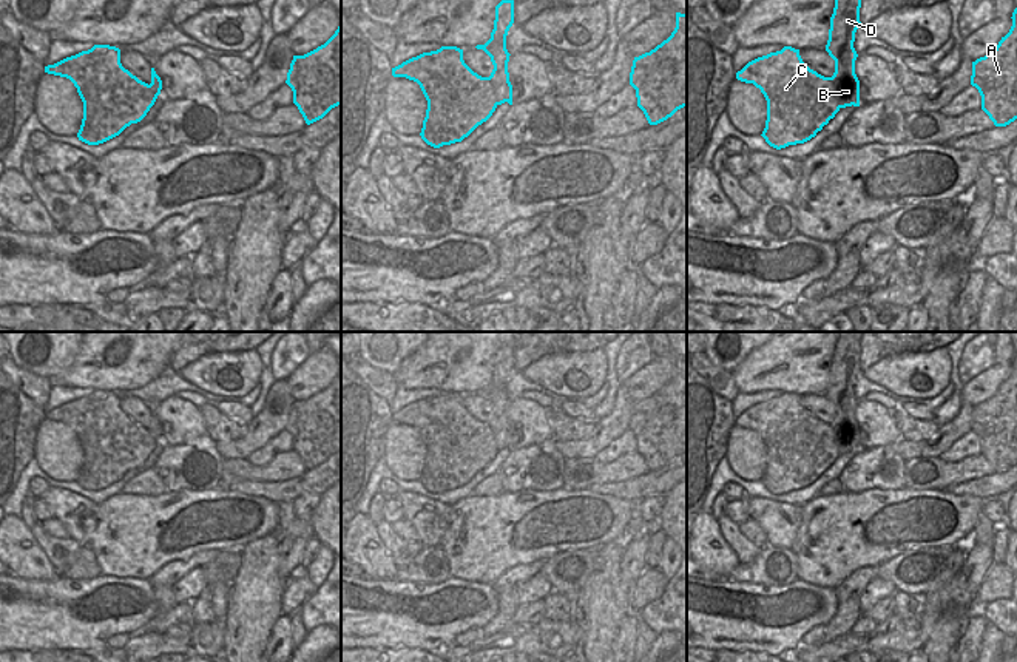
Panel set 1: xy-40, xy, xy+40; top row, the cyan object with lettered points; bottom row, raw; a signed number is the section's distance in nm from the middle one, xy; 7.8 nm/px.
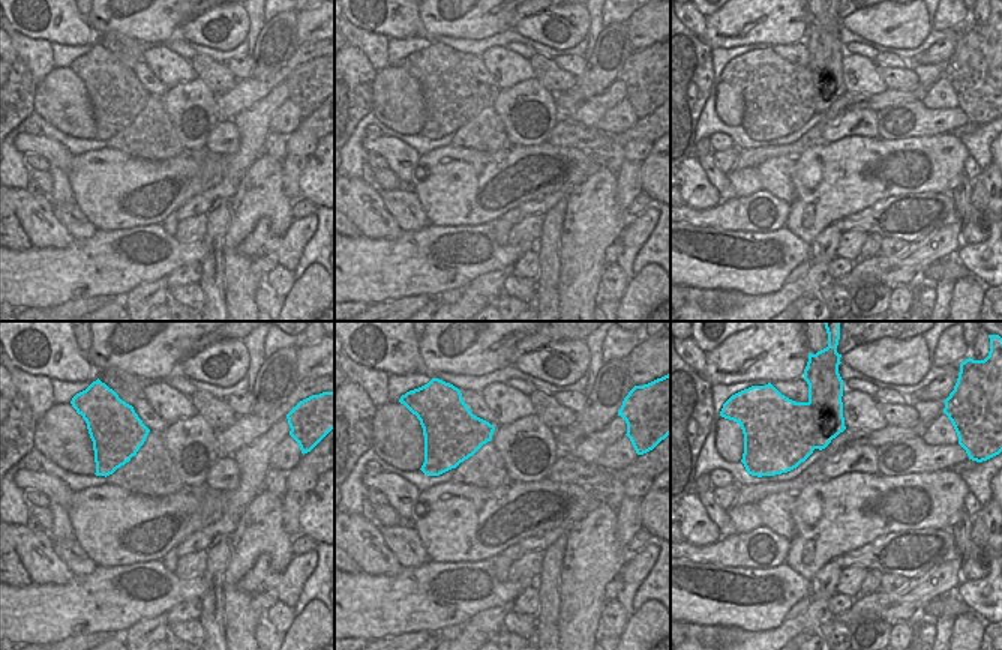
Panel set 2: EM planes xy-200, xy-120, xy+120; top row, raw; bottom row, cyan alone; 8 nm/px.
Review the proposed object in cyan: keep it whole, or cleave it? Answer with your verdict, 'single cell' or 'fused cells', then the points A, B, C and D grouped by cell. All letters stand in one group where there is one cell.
single cell | A B C D

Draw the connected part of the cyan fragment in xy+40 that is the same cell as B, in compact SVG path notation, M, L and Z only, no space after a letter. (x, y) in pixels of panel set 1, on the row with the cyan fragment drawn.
M835 0L826 45L826 51L835 60L832 77L824 77L810 69L802 62L799 49L792 46L758 57L736 73L738 80L753 83L767 100L767 120L761 136L770 147L781 150L804 144L815 137L841 108L860 106L860 80L855 74L858 54L853 48L855 32L861 25L860 8L861 0Z

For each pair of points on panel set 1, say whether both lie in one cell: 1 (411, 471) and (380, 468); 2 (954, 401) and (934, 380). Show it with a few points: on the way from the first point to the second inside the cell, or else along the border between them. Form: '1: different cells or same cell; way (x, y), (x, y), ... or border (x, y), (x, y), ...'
1: different cells; border (381, 457), (397, 477), (418, 480)
2: different cells; border (945, 347), (951, 360), (951, 381)

